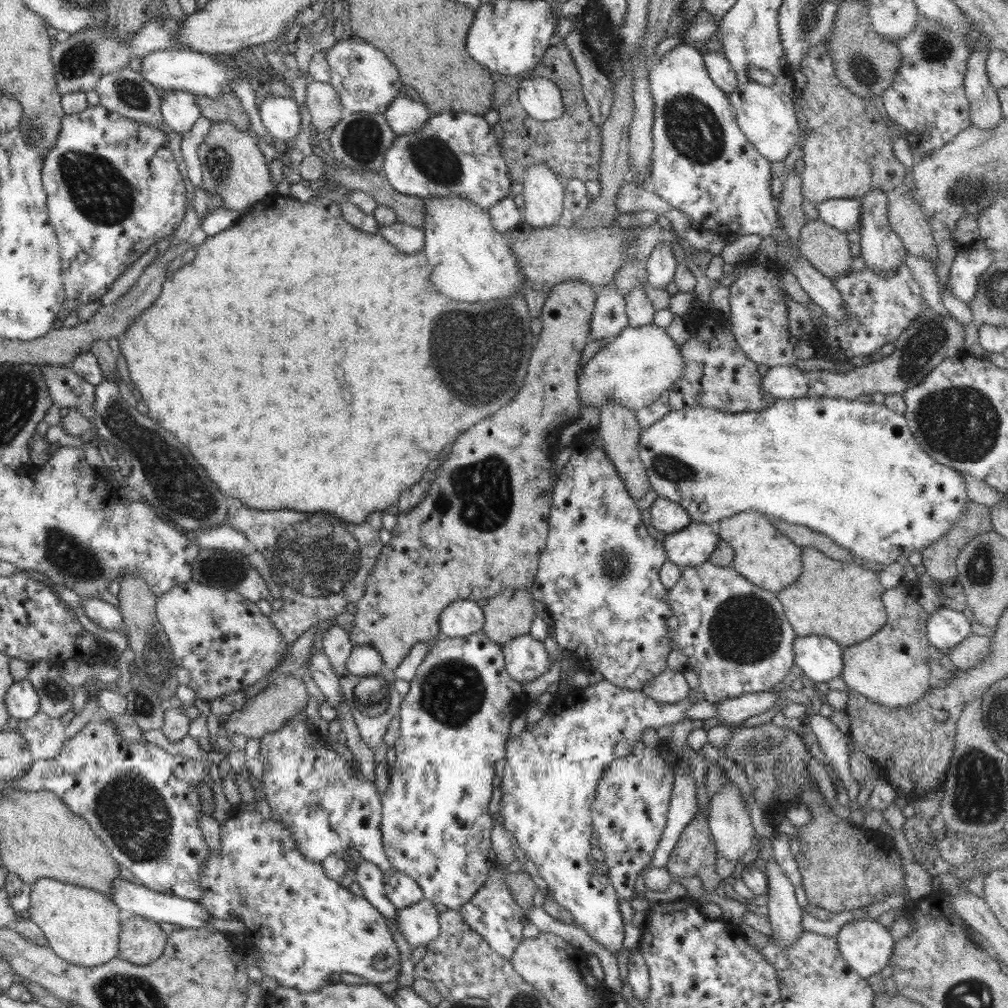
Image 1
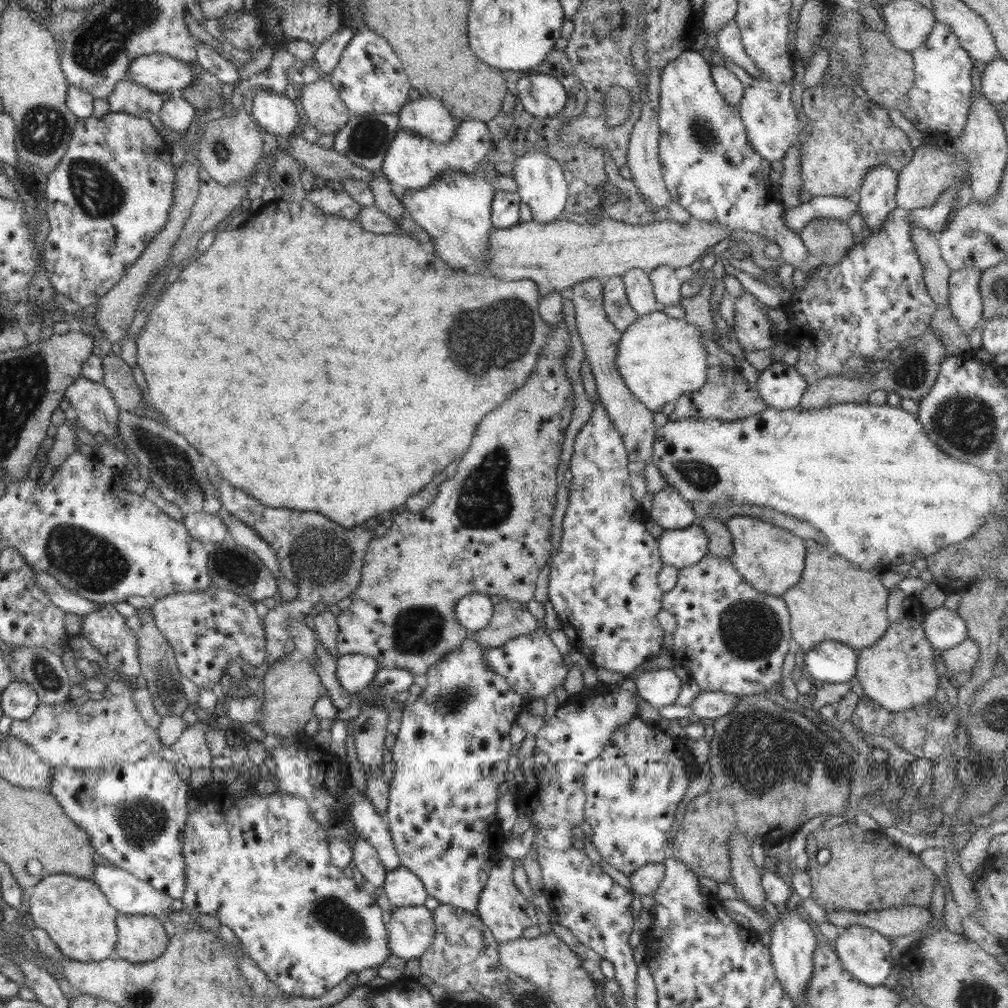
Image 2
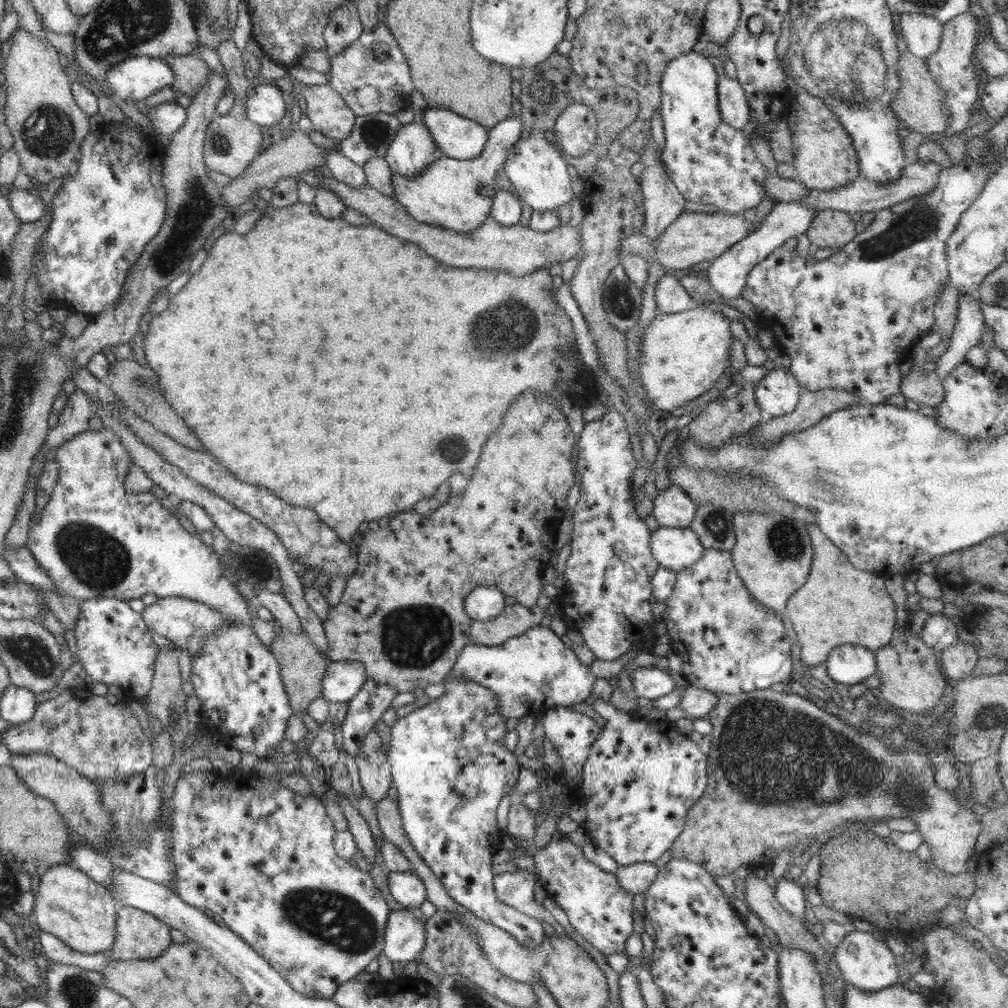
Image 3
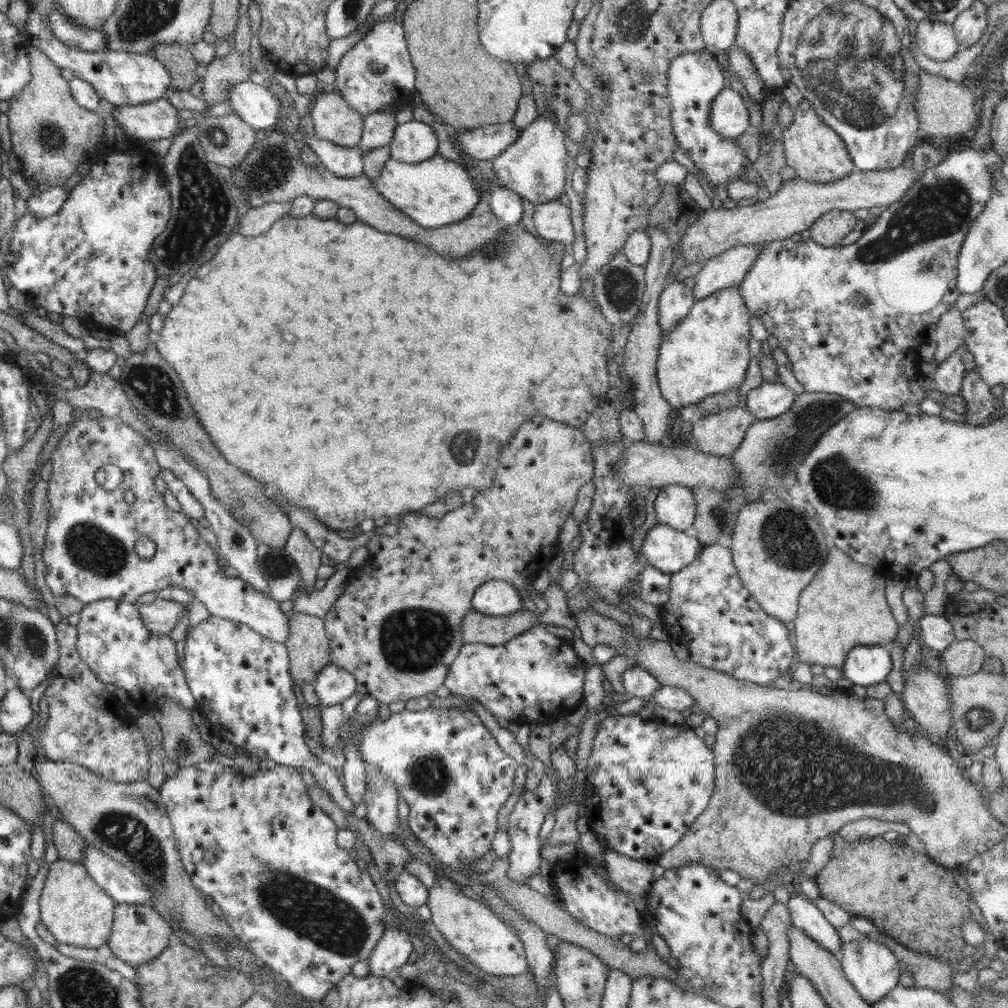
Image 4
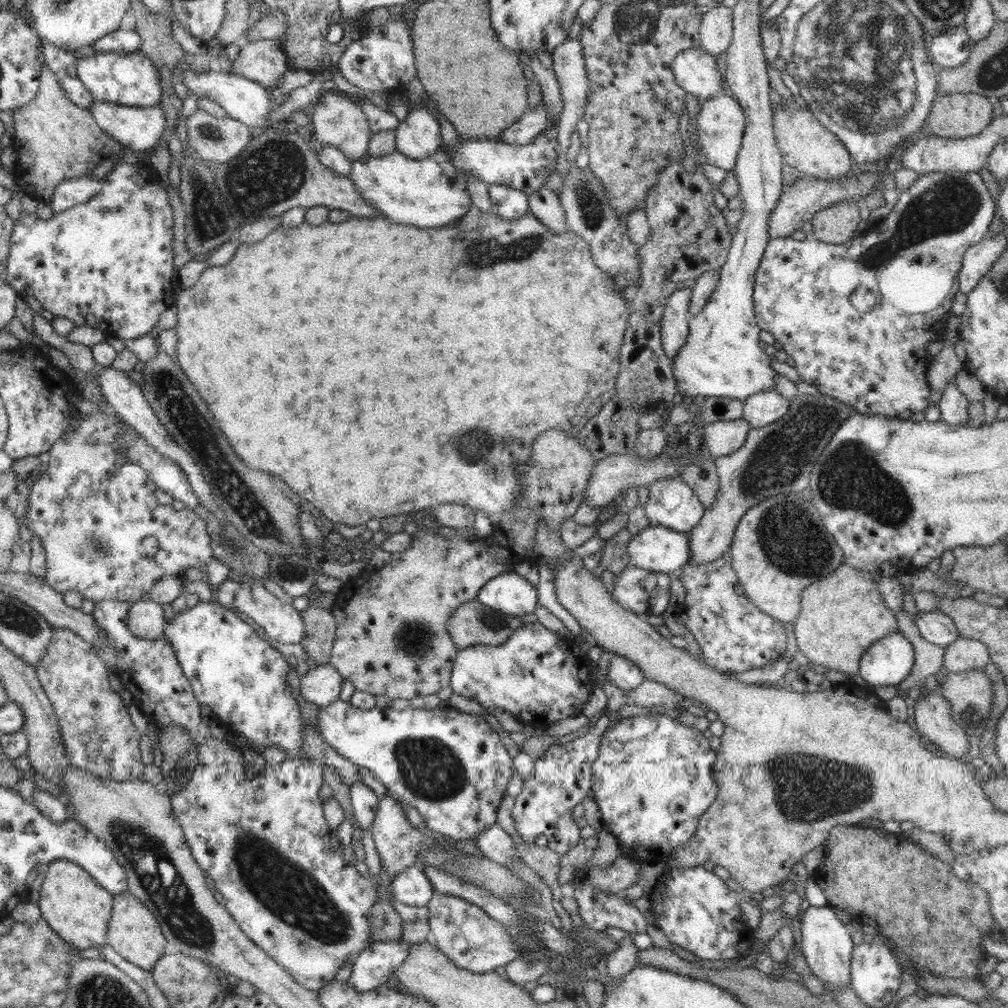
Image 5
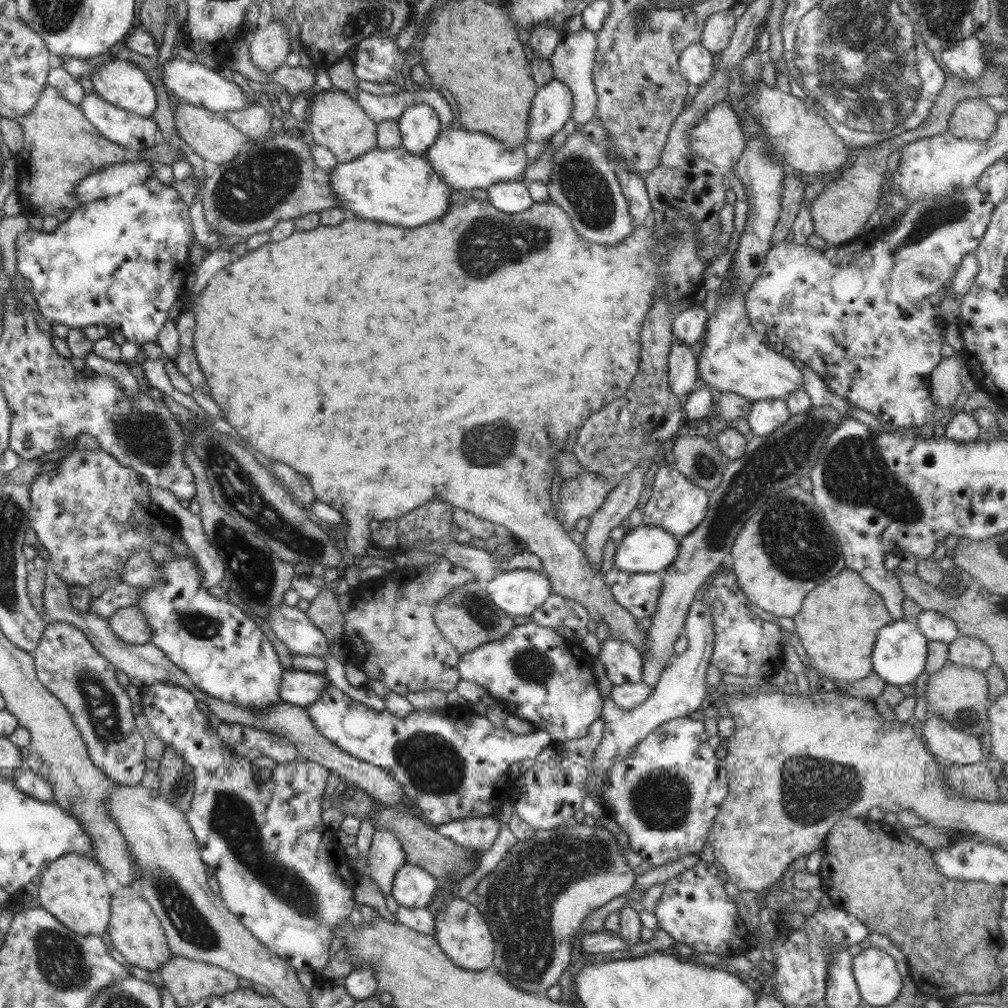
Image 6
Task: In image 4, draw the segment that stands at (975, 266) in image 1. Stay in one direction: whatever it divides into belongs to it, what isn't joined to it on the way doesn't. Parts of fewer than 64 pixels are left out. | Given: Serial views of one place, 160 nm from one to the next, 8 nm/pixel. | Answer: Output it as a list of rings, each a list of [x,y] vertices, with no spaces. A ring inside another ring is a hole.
[[[965,346],[958,347],[937,366],[934,382],[936,382],[936,390],[944,397],[960,395],[966,372],[962,363],[962,352],[965,350]]]

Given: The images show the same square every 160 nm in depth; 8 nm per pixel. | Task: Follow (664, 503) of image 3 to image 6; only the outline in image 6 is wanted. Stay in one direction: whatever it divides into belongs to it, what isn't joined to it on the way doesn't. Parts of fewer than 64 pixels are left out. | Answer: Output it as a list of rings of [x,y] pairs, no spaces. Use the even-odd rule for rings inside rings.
[[[660,466],[651,486],[650,498],[643,505],[643,524],[663,528],[679,541],[704,520],[708,510],[709,491],[688,480],[677,468]]]

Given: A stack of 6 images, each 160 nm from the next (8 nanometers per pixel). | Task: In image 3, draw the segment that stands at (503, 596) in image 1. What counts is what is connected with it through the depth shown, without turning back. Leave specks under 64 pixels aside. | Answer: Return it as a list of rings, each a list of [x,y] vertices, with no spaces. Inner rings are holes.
[[[516,603],[488,621],[471,621],[470,641],[479,645],[501,645],[508,639],[521,636],[526,630],[539,626],[544,610],[537,605],[531,609]]]

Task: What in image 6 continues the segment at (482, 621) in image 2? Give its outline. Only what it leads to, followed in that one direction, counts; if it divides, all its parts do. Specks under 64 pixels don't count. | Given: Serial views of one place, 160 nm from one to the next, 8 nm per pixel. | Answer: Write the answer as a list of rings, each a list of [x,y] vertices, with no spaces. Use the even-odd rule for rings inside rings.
[[[514,569],[486,583],[490,601],[510,617],[530,617],[552,594],[543,571]]]

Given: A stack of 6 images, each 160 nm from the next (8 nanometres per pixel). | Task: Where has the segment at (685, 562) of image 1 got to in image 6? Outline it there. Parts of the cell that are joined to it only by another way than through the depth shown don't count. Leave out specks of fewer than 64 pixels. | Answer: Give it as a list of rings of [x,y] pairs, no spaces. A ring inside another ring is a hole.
[[[641,524],[630,528],[615,552],[615,567],[626,572],[654,573],[661,579],[678,556],[679,541],[663,528]]]

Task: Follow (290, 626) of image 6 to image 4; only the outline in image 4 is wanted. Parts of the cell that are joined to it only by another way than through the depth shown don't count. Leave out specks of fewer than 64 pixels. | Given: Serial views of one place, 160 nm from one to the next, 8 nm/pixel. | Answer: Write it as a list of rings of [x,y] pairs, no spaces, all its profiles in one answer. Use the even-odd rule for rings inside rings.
[[[87,412],[83,413],[62,435],[49,461],[52,463],[52,477],[46,482],[49,519],[42,554],[44,564],[48,566],[44,580],[54,598],[74,596],[84,604],[110,599],[137,606],[140,596],[173,586],[194,595],[194,600],[204,603],[212,616],[246,624],[261,636],[279,643],[290,636],[290,619],[281,610],[280,602],[269,594],[258,592],[239,577],[224,575],[223,567],[217,562],[217,553],[188,521],[191,518],[166,506],[163,495],[154,487],[154,478],[161,470],[155,450],[119,416],[94,419],[88,417]],[[104,464],[114,464],[122,470],[122,482],[113,491],[104,489],[94,477],[96,470]],[[142,536],[149,536],[156,544],[152,559],[140,558],[134,551],[134,543]]]

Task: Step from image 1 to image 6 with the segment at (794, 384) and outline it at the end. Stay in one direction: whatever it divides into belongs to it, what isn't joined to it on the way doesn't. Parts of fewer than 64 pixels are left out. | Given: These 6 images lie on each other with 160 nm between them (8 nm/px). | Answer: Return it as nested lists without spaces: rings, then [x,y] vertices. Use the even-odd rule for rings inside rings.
[[[782,399],[754,401],[747,416],[750,432],[758,436],[768,436],[788,421],[791,415]]]

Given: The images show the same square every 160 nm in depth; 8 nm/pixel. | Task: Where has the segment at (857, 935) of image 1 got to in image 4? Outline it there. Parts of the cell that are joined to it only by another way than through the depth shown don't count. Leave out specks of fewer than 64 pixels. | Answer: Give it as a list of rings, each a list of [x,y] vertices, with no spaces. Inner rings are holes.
[[[877,937],[844,943],[839,952],[839,961],[846,978],[854,985],[858,994],[870,1004],[883,999],[899,984],[901,966],[898,959]]]

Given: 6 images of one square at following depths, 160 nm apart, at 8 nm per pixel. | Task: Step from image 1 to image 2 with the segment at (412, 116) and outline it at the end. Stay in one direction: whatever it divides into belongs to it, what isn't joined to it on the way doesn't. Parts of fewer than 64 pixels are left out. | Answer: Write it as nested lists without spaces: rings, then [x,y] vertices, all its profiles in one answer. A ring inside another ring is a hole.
[[[434,98],[405,102],[398,116],[399,129],[422,134],[438,144],[450,144],[452,138],[463,137],[464,122],[452,117]]]

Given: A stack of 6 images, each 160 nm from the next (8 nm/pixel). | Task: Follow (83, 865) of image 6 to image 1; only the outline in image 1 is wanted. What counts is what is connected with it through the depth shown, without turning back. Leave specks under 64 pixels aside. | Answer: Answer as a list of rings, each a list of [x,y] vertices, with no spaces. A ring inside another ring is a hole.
[[[38,879],[31,885],[31,905],[26,916],[43,930],[47,946],[66,962],[93,967],[119,954],[124,915],[112,898],[97,890],[65,881]]]

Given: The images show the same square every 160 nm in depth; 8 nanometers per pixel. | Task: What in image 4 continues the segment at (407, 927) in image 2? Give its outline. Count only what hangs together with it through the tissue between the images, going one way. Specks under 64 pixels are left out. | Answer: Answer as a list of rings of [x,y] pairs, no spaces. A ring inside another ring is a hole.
[[[394,925],[386,927],[378,944],[366,958],[370,964],[368,975],[391,977],[408,962],[408,957],[412,952],[412,941],[404,928]]]

